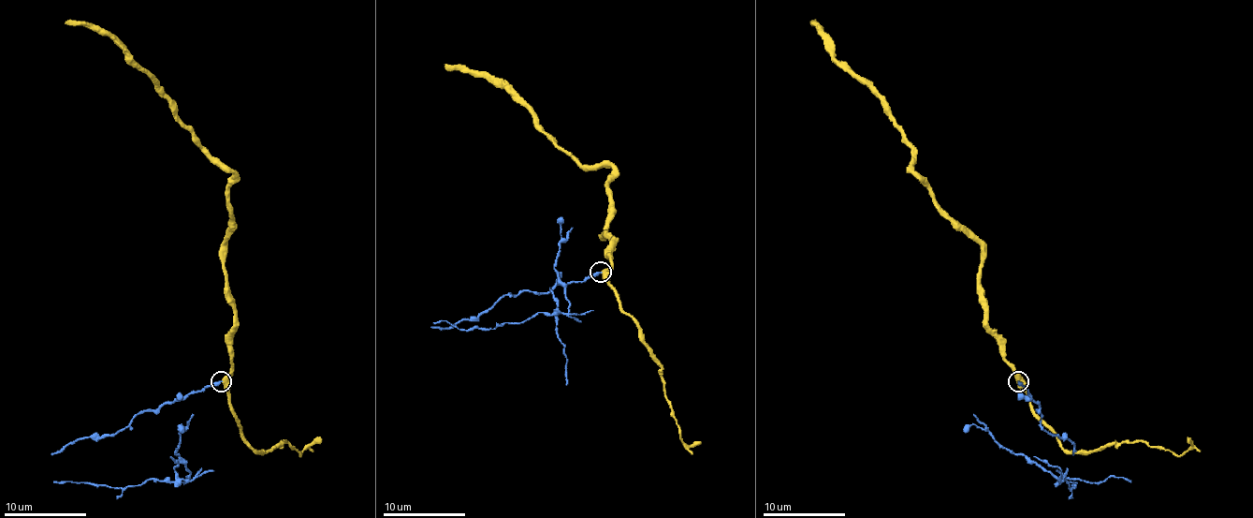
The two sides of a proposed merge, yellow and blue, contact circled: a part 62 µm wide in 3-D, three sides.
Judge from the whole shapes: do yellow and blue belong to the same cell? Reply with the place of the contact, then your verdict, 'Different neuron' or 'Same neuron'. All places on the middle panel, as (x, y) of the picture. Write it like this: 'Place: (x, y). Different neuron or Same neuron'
Place: (600, 272). Different neuron

